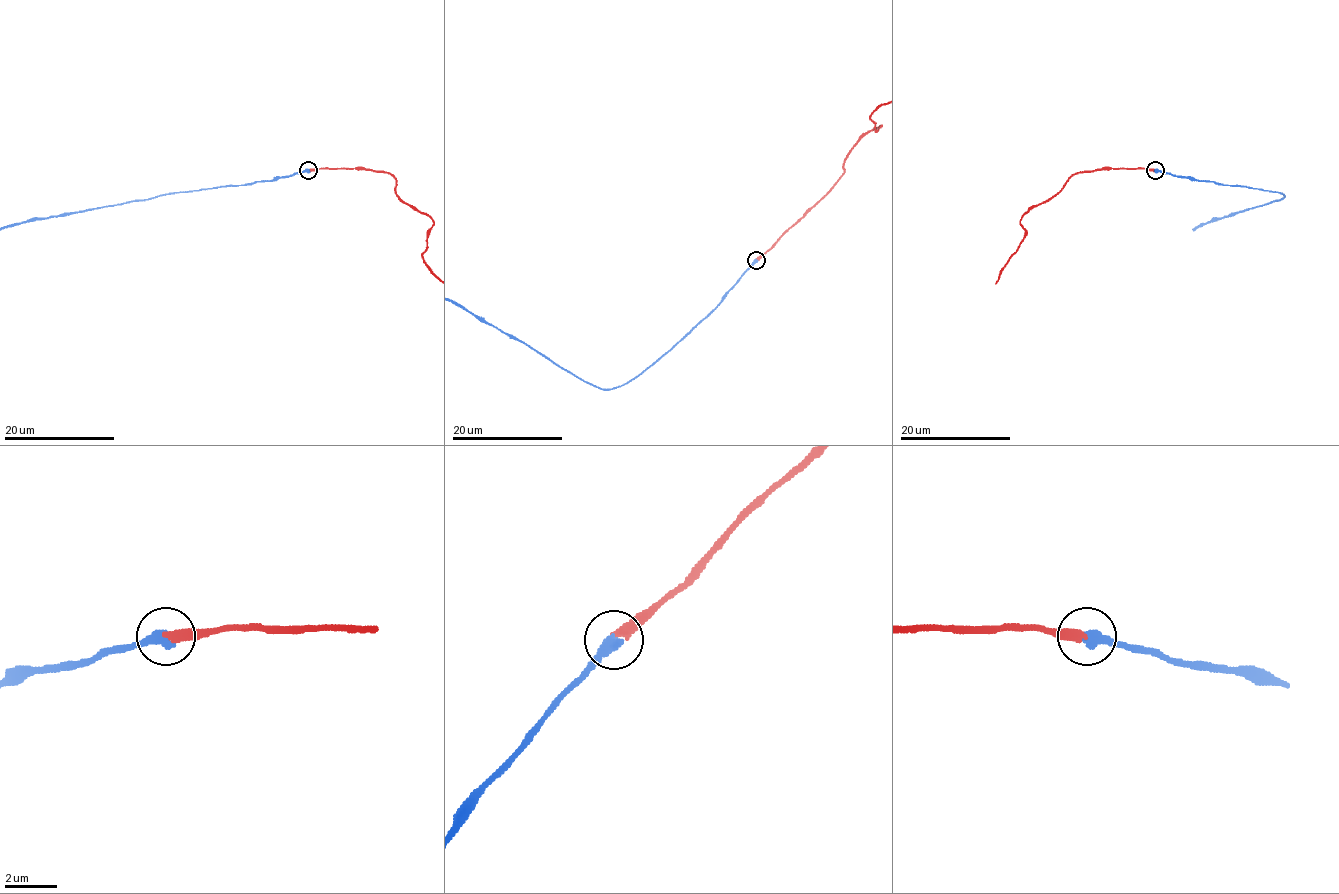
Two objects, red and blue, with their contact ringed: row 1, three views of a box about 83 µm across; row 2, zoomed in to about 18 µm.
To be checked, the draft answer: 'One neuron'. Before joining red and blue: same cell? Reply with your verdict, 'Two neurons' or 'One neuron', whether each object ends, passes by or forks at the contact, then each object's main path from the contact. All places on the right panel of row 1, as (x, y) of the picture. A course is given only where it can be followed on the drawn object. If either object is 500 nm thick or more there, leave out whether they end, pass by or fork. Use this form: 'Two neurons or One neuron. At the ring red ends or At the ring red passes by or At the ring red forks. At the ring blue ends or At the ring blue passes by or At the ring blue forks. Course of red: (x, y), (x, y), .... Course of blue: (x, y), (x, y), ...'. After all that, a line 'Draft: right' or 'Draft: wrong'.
One neuron. At the ring red ends. At the ring blue ends
Draft: right

